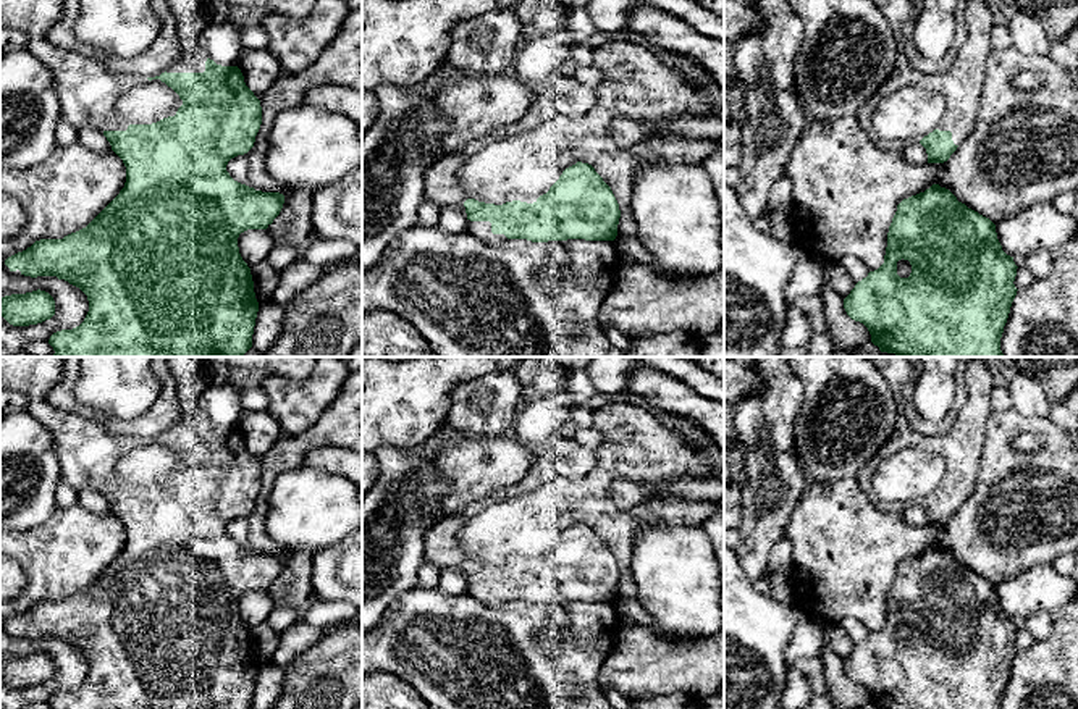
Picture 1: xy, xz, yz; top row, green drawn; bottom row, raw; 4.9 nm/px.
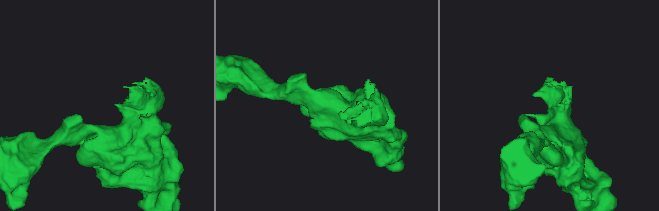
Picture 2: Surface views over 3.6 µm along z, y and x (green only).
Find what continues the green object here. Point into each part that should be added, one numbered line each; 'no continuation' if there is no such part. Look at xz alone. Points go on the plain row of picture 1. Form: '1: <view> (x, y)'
1: xz (521, 524)

